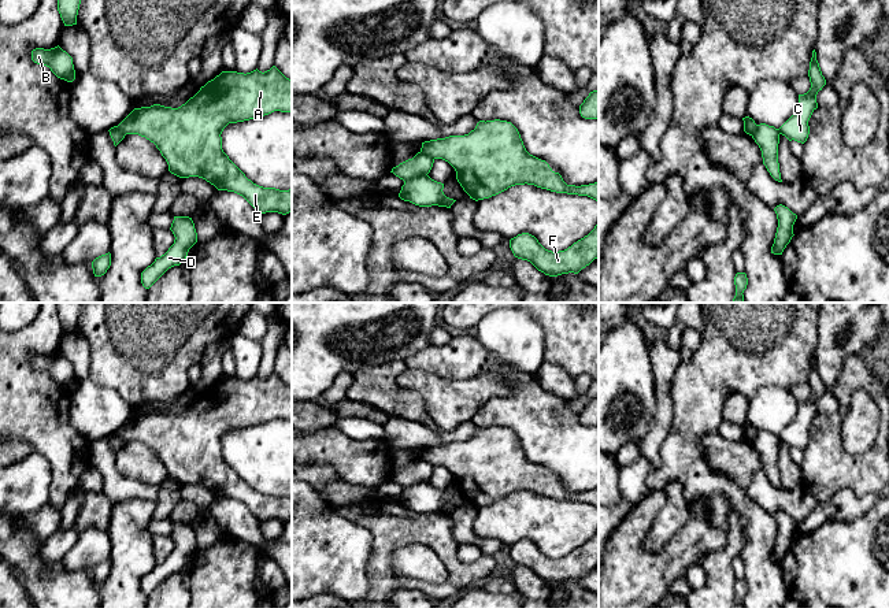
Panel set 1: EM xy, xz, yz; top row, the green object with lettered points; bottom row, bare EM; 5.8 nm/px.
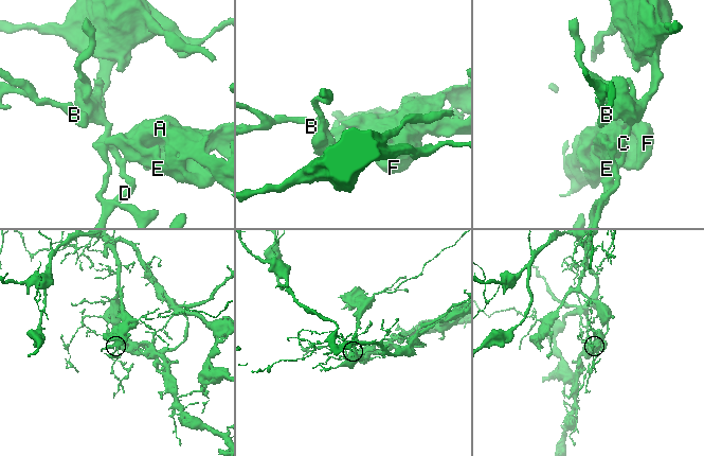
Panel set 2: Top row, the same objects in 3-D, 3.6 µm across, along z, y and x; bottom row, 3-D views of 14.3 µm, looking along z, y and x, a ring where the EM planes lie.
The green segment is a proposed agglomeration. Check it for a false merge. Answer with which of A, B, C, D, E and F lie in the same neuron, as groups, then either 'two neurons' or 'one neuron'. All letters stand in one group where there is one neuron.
A E F / B C D; two neurons

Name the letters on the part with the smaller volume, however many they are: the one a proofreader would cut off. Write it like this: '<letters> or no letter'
A, E, F

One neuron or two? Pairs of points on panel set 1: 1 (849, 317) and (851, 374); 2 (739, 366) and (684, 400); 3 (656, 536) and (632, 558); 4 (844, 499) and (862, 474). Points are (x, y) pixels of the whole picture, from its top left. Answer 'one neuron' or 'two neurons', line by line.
1: two neurons
2: one neuron
3: two neurons
4: two neurons

